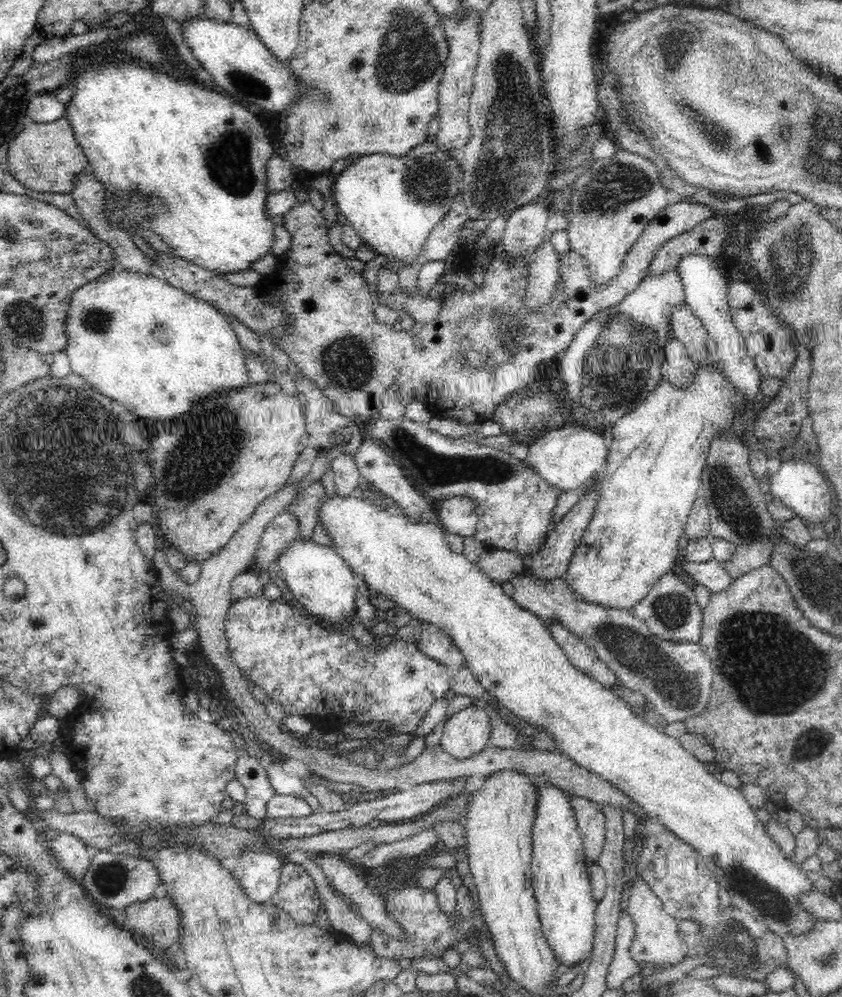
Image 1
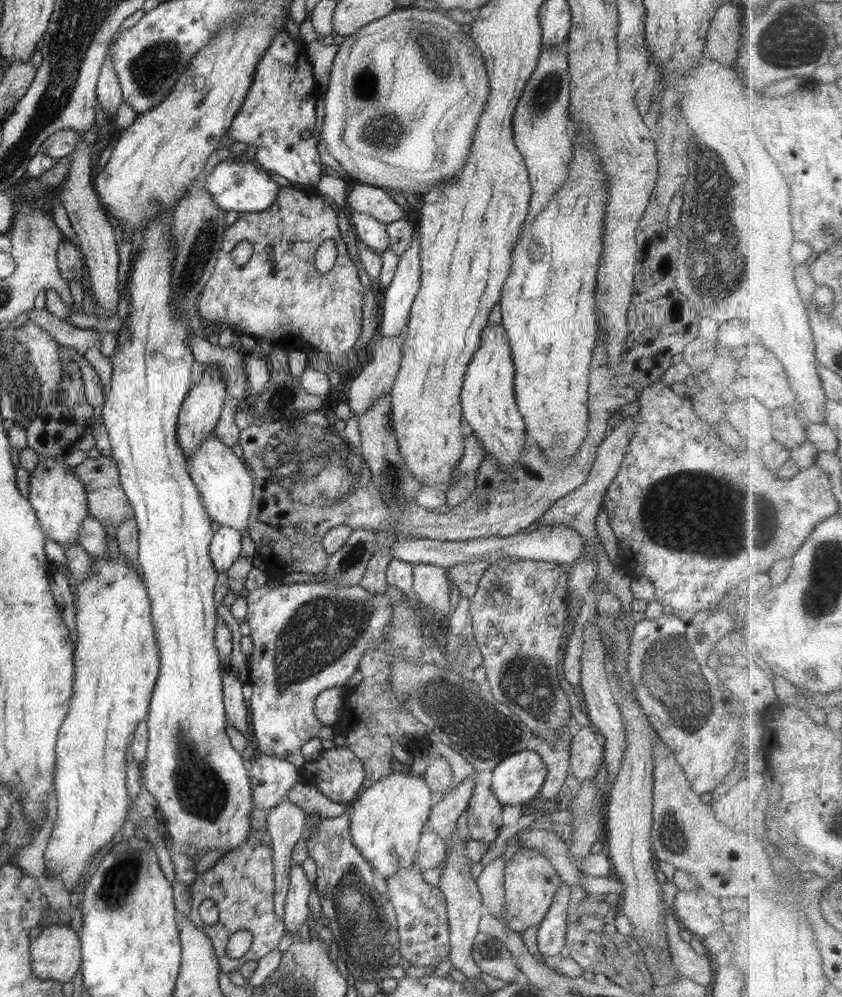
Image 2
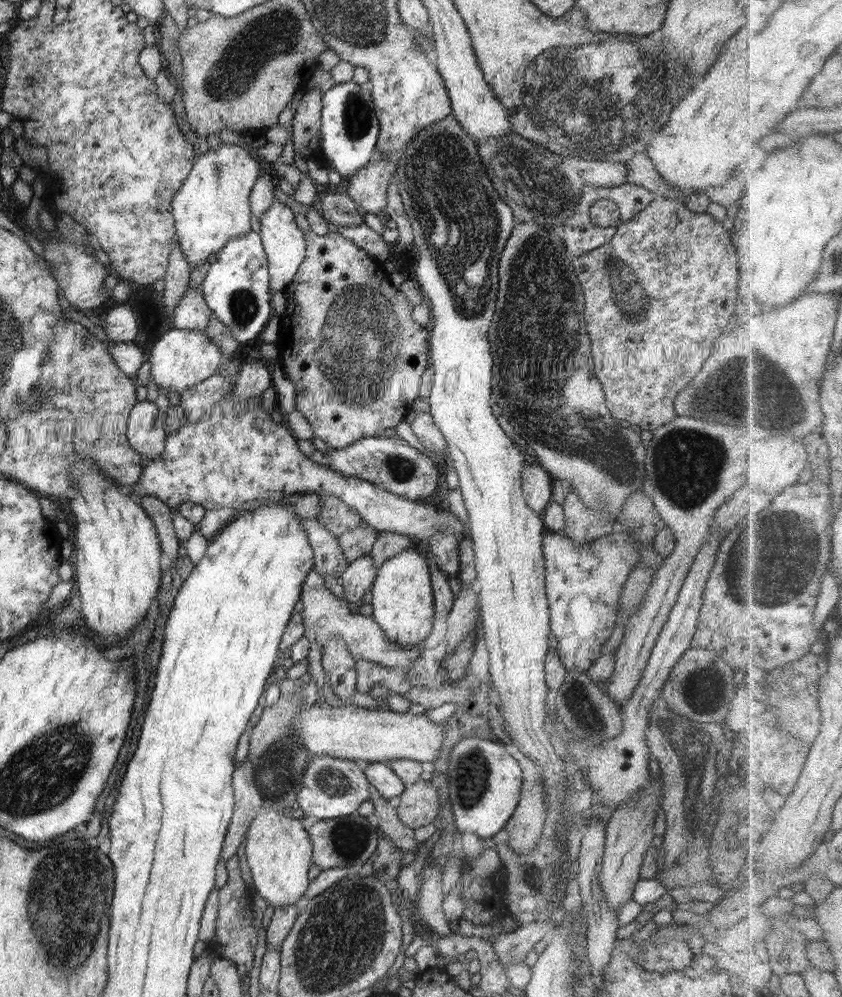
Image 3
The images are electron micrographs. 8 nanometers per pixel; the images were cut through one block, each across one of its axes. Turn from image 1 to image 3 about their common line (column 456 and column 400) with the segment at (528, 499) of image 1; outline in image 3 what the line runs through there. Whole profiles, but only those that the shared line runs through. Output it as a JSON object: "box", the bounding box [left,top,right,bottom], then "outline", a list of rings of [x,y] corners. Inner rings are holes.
{"box":[326,436,438,502],"outline":[[[398,436],[359,438],[344,449],[329,448],[327,451],[326,465],[342,476],[361,478],[411,501],[421,502],[438,492],[438,464]]]}

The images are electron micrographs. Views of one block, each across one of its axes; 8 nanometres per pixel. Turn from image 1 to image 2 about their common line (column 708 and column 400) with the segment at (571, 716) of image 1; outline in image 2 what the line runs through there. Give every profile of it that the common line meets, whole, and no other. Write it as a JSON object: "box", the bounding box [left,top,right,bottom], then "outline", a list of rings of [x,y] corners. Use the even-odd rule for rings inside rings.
{"box":[349,770,436,878],"outline":[[[395,770],[363,789],[352,802],[349,812],[352,842],[382,878],[390,878],[418,861],[419,840],[436,798],[422,776]]]}

